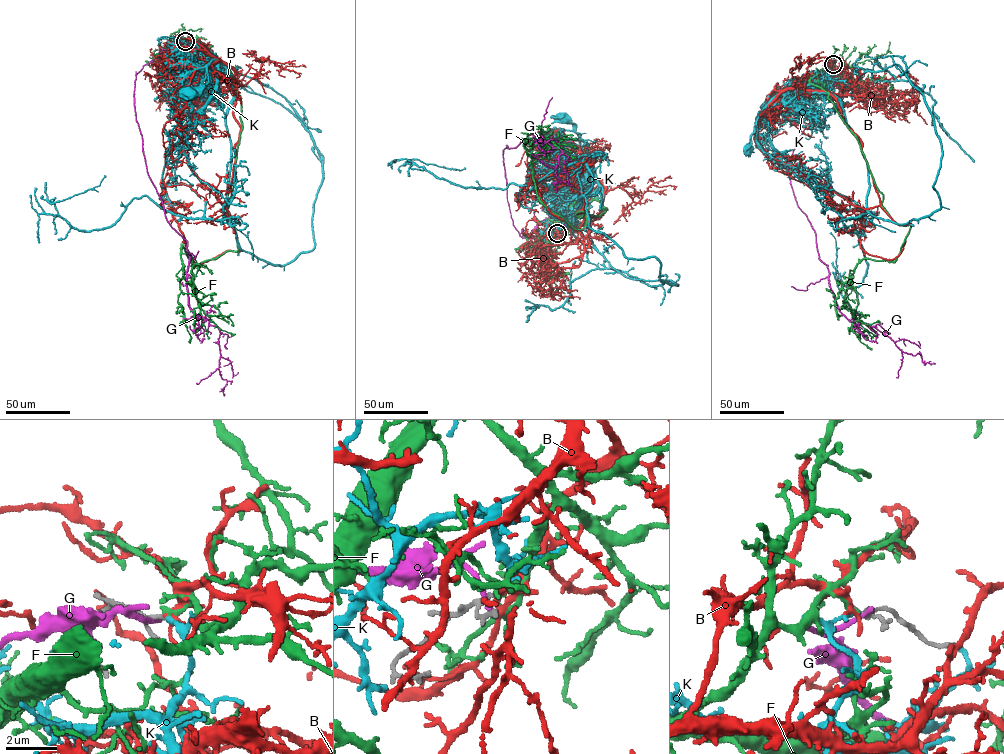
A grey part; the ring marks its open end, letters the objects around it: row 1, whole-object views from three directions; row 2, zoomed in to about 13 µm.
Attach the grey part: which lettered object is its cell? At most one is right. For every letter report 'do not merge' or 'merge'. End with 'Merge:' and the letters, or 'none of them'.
B: merge
F: do not merge
G: do not merge
K: do not merge
Merge: B

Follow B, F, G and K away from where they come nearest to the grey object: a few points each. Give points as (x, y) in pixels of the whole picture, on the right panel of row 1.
B: (833, 64), (796, 87), (836, 101), (879, 205), (911, 223), (899, 254), (878, 256)
F: (833, 64), (810, 82), (911, 225), (845, 292), (852, 319), (878, 320)
G: (833, 65), (846, 94), (798, 140), (788, 166), (794, 197), (815, 232), (839, 311), (935, 364)
K: (833, 65), (822, 86), (776, 94), (756, 121), (748, 148)

